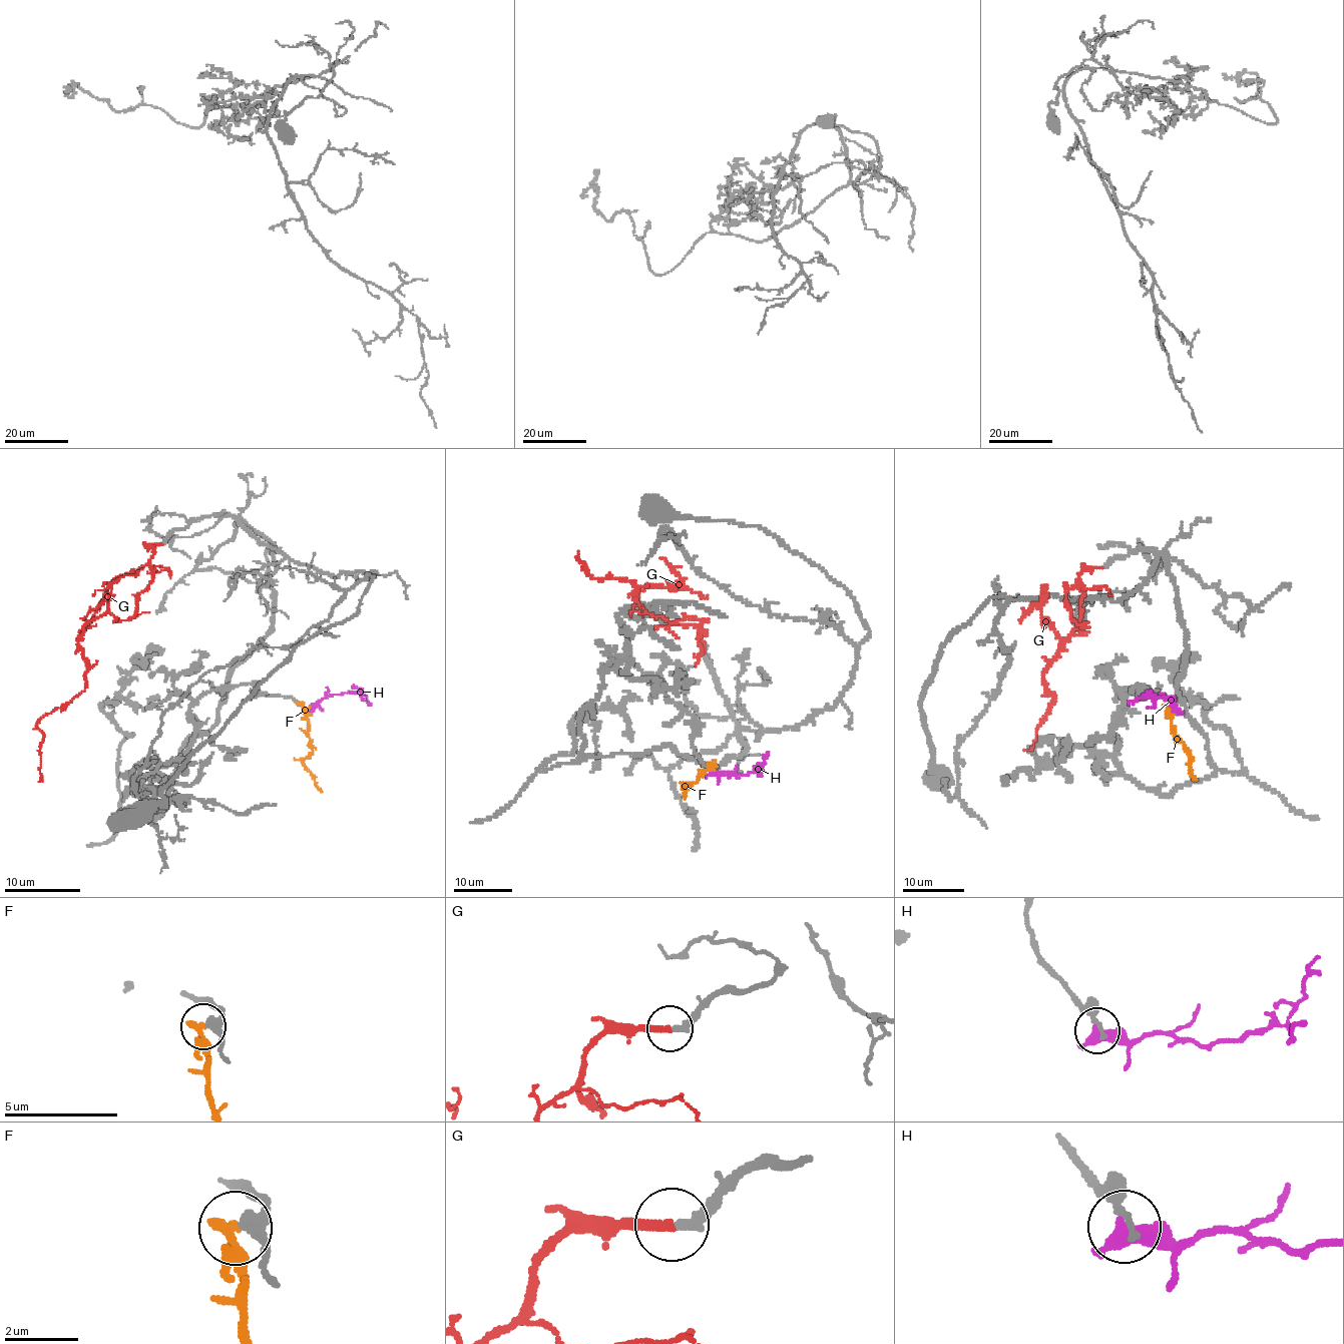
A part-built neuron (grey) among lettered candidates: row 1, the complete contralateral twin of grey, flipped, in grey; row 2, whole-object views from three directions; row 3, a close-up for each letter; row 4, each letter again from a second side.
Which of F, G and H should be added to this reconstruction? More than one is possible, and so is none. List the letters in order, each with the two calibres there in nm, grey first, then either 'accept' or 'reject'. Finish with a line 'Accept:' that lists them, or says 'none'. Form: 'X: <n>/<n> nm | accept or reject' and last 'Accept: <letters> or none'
F: 320/320 nm | reject
G: 240/240 nm | accept
H: 200/550 nm | reject
Accept: G

